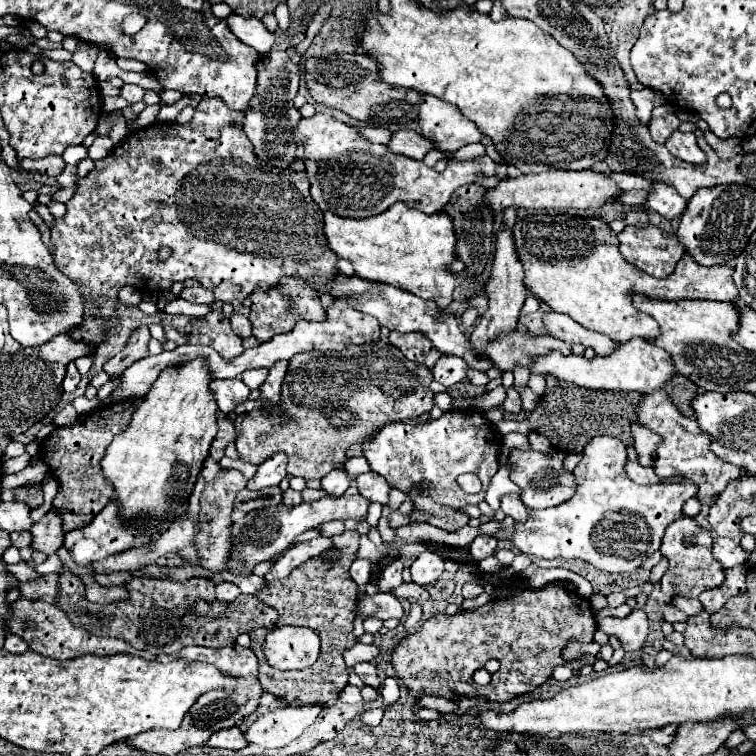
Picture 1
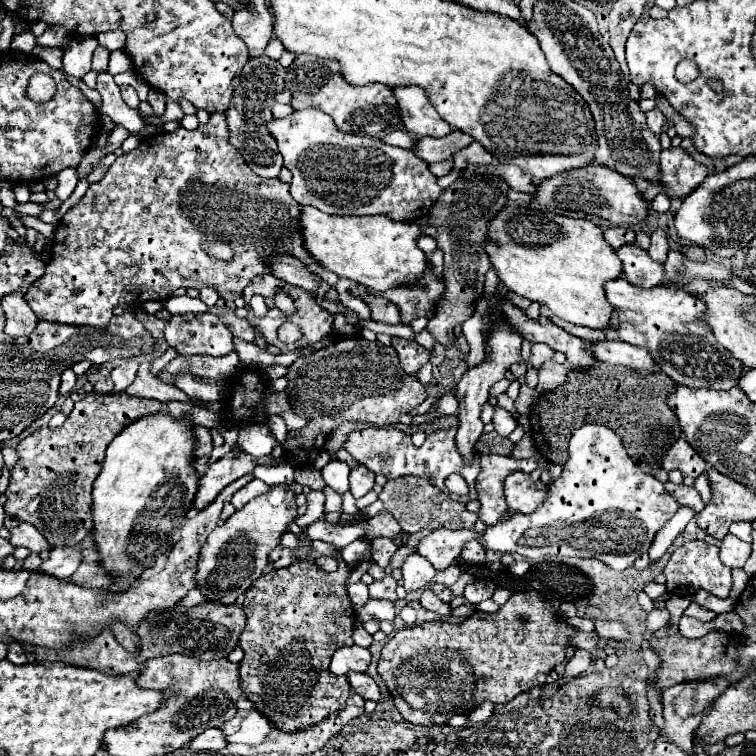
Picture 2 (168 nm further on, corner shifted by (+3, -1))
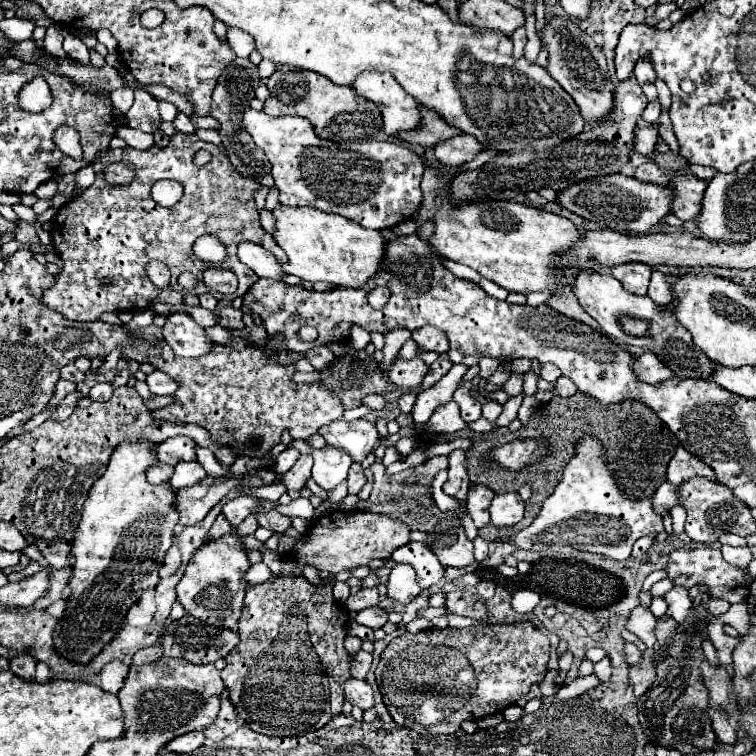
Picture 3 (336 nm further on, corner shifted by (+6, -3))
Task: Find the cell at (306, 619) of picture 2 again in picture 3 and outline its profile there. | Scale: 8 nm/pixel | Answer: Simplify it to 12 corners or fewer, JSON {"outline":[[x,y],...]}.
{"outline":[[303,576],[247,586],[221,678],[331,698],[349,614]]}

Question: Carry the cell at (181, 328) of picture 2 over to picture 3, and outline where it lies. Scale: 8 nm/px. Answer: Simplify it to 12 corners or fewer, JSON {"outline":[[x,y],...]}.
{"outline":[[175,312],[163,338],[177,356],[205,356],[211,338],[187,312]]}

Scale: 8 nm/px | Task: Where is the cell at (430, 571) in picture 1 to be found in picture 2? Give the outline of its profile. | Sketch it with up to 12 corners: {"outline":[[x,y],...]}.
{"outline":[[418,554],[402,564],[406,592],[426,588],[436,570]]}

